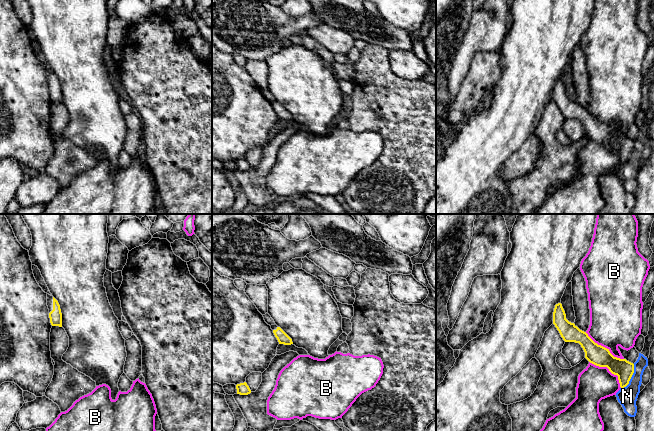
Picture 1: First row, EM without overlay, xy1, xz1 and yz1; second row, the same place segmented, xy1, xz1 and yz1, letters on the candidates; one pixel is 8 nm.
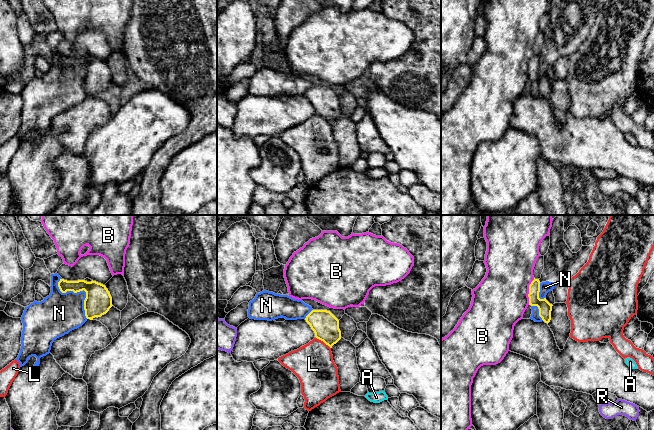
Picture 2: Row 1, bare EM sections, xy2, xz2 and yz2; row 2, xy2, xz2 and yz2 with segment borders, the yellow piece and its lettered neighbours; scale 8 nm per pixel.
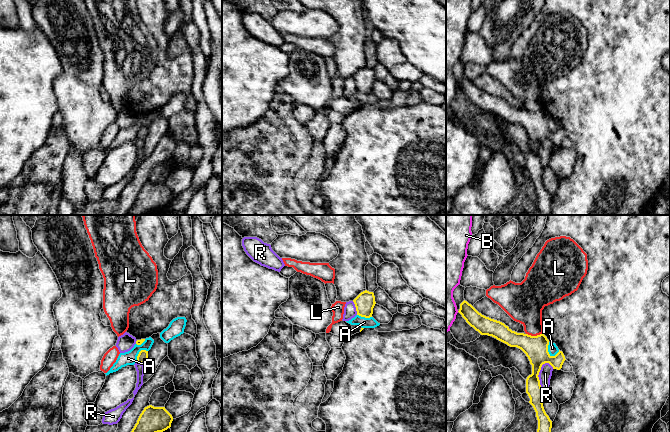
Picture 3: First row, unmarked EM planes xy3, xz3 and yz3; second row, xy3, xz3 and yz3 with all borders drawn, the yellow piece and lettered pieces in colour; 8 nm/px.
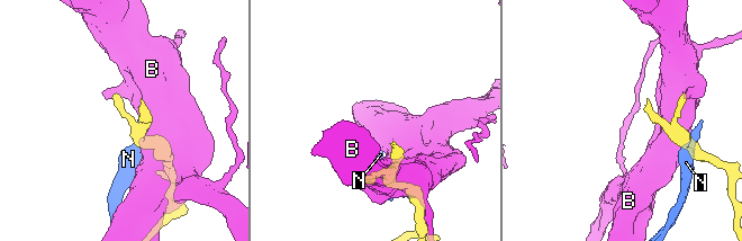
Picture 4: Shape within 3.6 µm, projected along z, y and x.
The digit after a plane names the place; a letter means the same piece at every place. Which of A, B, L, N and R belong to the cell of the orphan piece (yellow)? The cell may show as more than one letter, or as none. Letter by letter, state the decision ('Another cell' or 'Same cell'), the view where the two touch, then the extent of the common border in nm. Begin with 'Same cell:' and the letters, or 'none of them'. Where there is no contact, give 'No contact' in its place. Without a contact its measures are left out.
Same cell: none of them
A: Another cell. Touches yellow in yz3. Shared border 130 nm
B: Another cell. Touches yellow in yz1. Shared border 380 nm
L: Another cell. Touches yellow in yz3. Shared border 140 nm
N: Another cell. Touches yellow in xy2. Shared border 400 nm
R: Another cell. Touches yellow in yz3. Shared border 260 nm

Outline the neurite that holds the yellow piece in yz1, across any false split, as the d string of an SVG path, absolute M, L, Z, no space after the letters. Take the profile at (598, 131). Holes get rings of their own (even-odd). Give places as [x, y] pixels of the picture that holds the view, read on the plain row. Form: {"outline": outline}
{"outline": "M561 79L555 81L553 100L565 118L575 118L581 121L585 134L590 139L599 143L607 143L612 150L617 151L621 164L629 160L634 149L634 140L626 135L614 133L609 125L595 119L586 108L569 98Z"}

